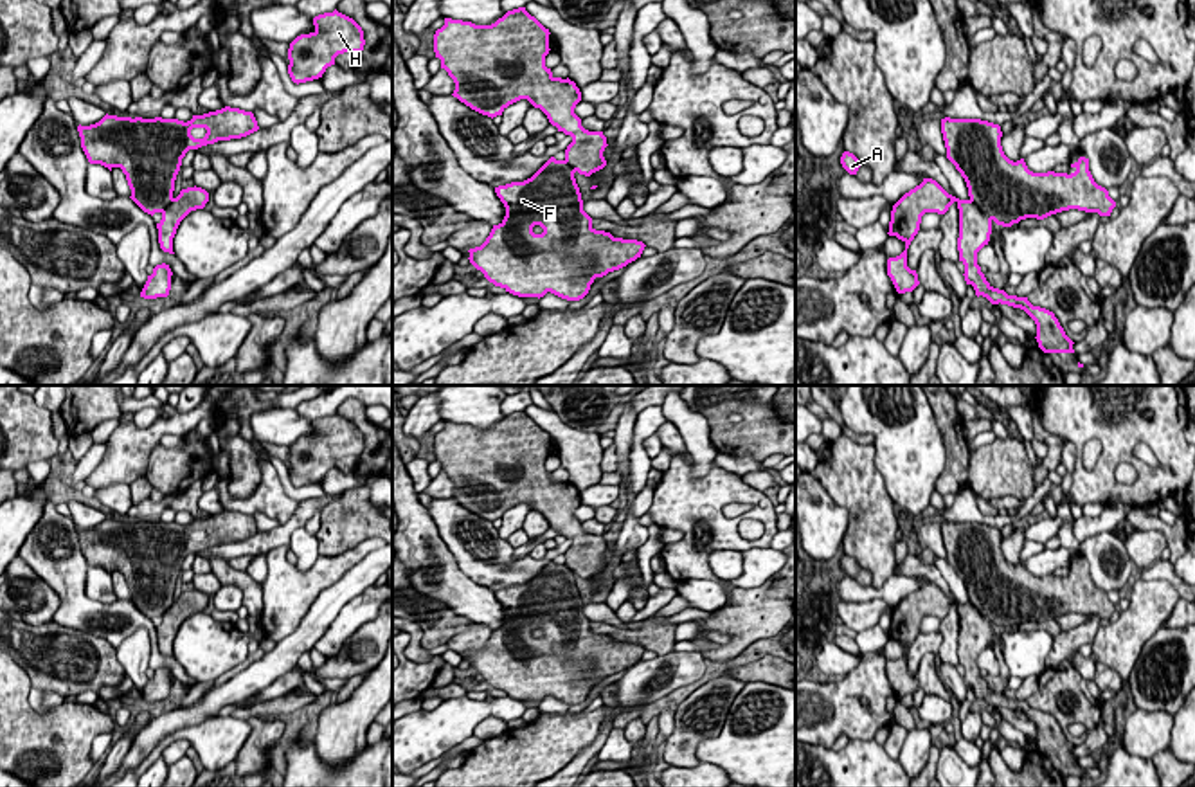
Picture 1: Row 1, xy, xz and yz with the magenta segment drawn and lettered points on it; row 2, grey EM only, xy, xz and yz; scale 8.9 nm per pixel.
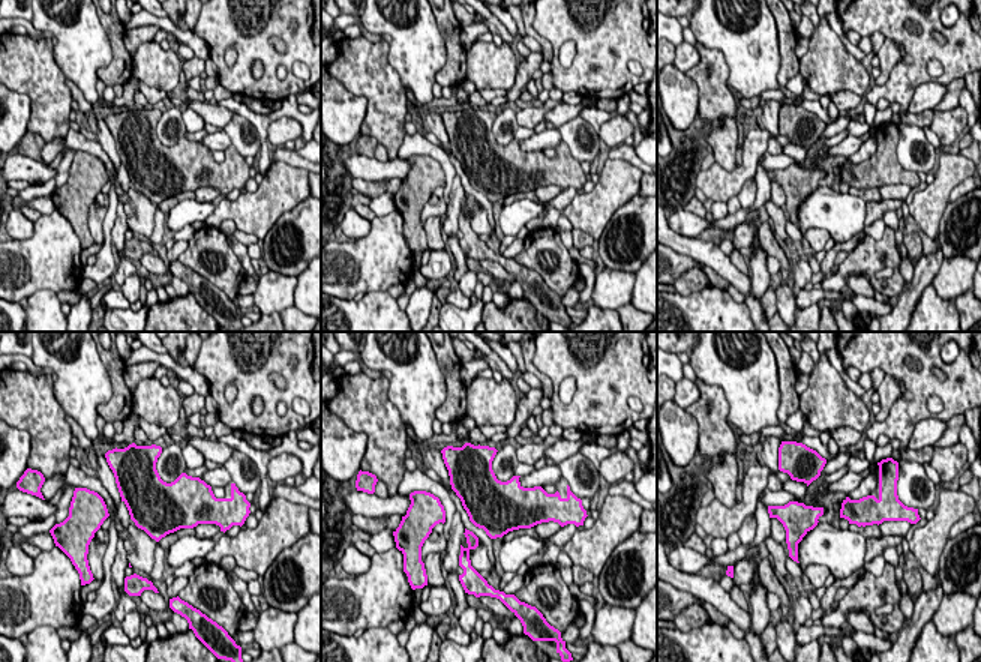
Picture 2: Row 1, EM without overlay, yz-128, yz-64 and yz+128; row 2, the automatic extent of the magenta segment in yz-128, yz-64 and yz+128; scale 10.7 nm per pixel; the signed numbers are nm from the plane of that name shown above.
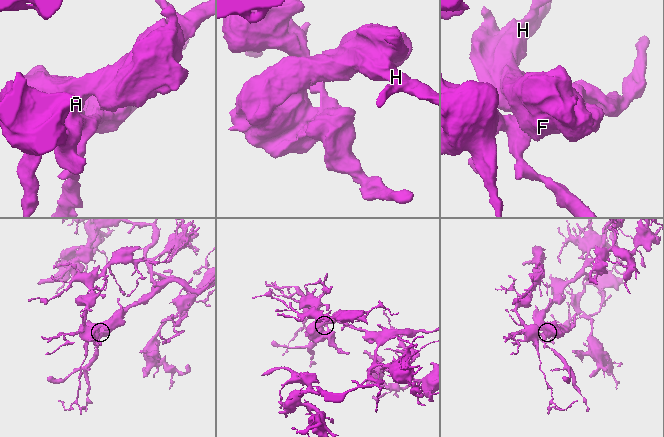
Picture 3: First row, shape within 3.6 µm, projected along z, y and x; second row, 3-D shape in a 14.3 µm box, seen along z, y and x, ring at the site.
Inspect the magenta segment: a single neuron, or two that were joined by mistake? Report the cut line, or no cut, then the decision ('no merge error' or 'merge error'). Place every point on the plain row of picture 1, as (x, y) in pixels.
no cut | no merge error

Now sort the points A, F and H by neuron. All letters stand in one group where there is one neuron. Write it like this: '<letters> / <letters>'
A F H

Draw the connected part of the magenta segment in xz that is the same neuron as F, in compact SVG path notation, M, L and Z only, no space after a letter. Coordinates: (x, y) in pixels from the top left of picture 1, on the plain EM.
M526 411L508 414L491 429L445 421L445 429L434 438L434 456L441 472L455 486L454 501L472 513L497 520L520 504L527 502L540 511L549 526L572 540L565 562L551 560L531 582L495 591L506 611L506 620L493 629L481 650L470 652L470 666L495 690L518 701L544 701L547 695L567 702L583 702L596 681L619 674L641 661L644 647L637 643L614 641L610 636L596 634L592 621L583 614L583 603L574 576L590 580L603 573L606 540L603 535L589 535L574 517L581 495L574 484L554 481L545 470L549 457L549 432L545 432Z

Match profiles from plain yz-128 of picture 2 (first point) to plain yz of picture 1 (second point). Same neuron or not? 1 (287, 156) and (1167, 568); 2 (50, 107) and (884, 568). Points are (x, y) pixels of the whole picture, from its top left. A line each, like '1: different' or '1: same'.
1: same
2: same

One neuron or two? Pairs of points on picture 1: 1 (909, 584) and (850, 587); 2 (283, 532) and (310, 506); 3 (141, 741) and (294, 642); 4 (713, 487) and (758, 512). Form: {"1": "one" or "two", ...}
{"1": "one", "2": "one", "3": "one", "4": "one"}

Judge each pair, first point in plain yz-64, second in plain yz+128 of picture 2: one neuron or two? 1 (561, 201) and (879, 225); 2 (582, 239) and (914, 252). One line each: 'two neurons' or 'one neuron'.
1: two neurons
2: one neuron

